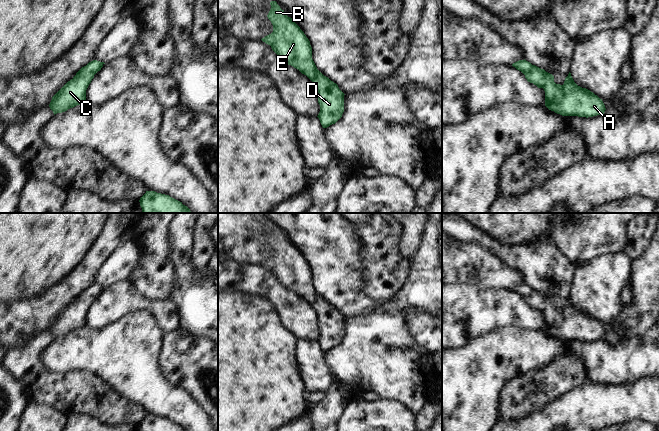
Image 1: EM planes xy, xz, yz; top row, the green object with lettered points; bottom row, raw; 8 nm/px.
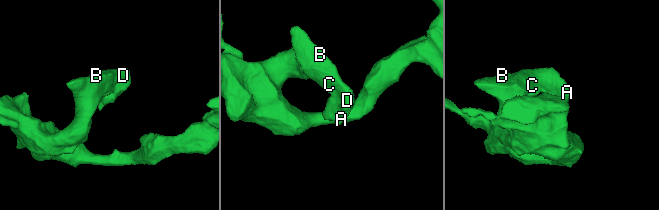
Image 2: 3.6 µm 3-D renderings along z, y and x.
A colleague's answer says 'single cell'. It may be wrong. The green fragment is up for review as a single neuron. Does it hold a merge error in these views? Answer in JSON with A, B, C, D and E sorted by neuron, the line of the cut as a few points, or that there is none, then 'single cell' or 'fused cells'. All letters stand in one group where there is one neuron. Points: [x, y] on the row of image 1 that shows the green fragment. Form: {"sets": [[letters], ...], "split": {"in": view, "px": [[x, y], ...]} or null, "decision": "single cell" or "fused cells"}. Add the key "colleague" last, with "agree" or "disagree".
{"sets": [["A", "B", "C", "D", "E"]], "split": null, "decision": "single cell", "colleague": "agree"}

